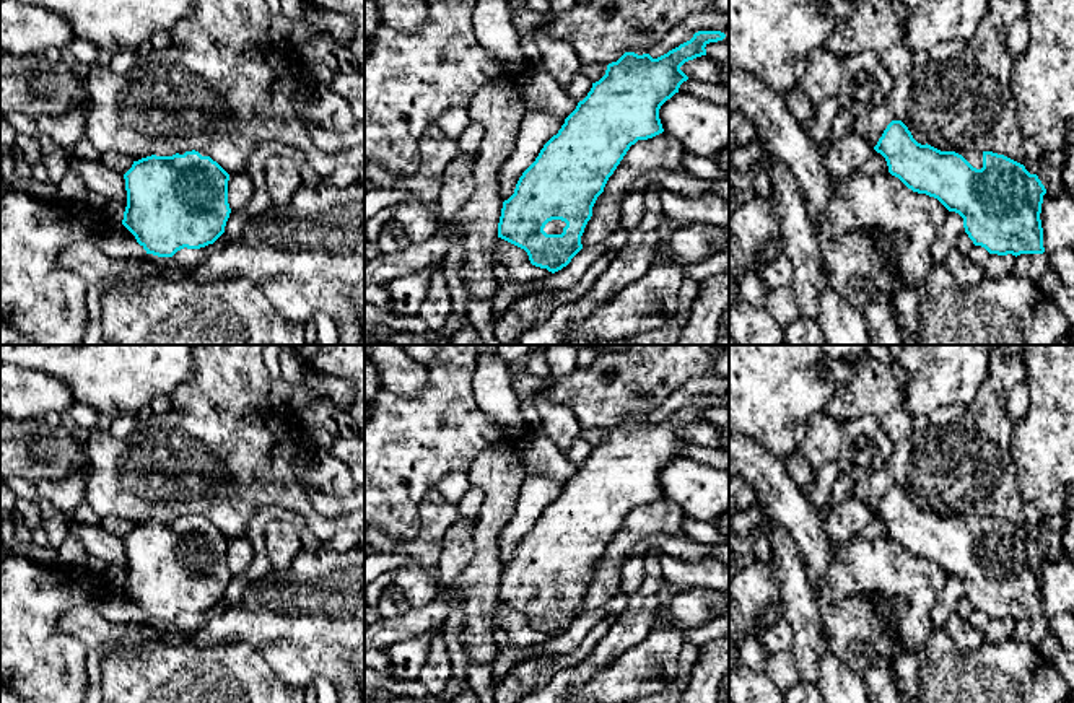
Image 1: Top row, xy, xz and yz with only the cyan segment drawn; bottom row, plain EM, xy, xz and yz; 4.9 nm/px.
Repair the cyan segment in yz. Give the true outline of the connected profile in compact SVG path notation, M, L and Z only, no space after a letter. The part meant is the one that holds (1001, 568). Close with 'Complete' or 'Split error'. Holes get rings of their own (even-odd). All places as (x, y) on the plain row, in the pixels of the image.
M892 485L874 511L888 531L888 537L898 542L908 553L937 563L949 576L963 583L963 592L975 610L984 612L989 618L1020 620L1043 618L1041 568L1046 558L1037 539L1030 539L1024 529L993 516L941 516L931 509L918 508L902 485Z. Split error

